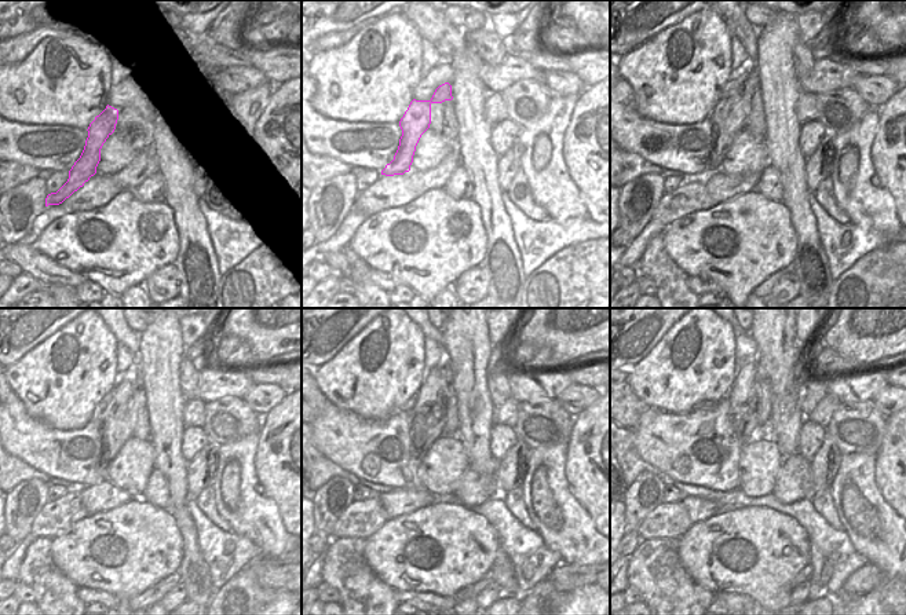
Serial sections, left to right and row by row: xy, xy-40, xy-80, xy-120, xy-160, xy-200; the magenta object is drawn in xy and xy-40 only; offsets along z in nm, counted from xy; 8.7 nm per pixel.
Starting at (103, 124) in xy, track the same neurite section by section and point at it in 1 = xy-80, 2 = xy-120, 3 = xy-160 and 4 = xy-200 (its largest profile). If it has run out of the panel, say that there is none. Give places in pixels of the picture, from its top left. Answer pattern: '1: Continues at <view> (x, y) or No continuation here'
1: Continues at xy-80 (729, 117)
2: Continues at xy-120 (117, 421)
3: Continues at xy-160 (430, 420)
4: Continues at xy-200 (742, 394)

